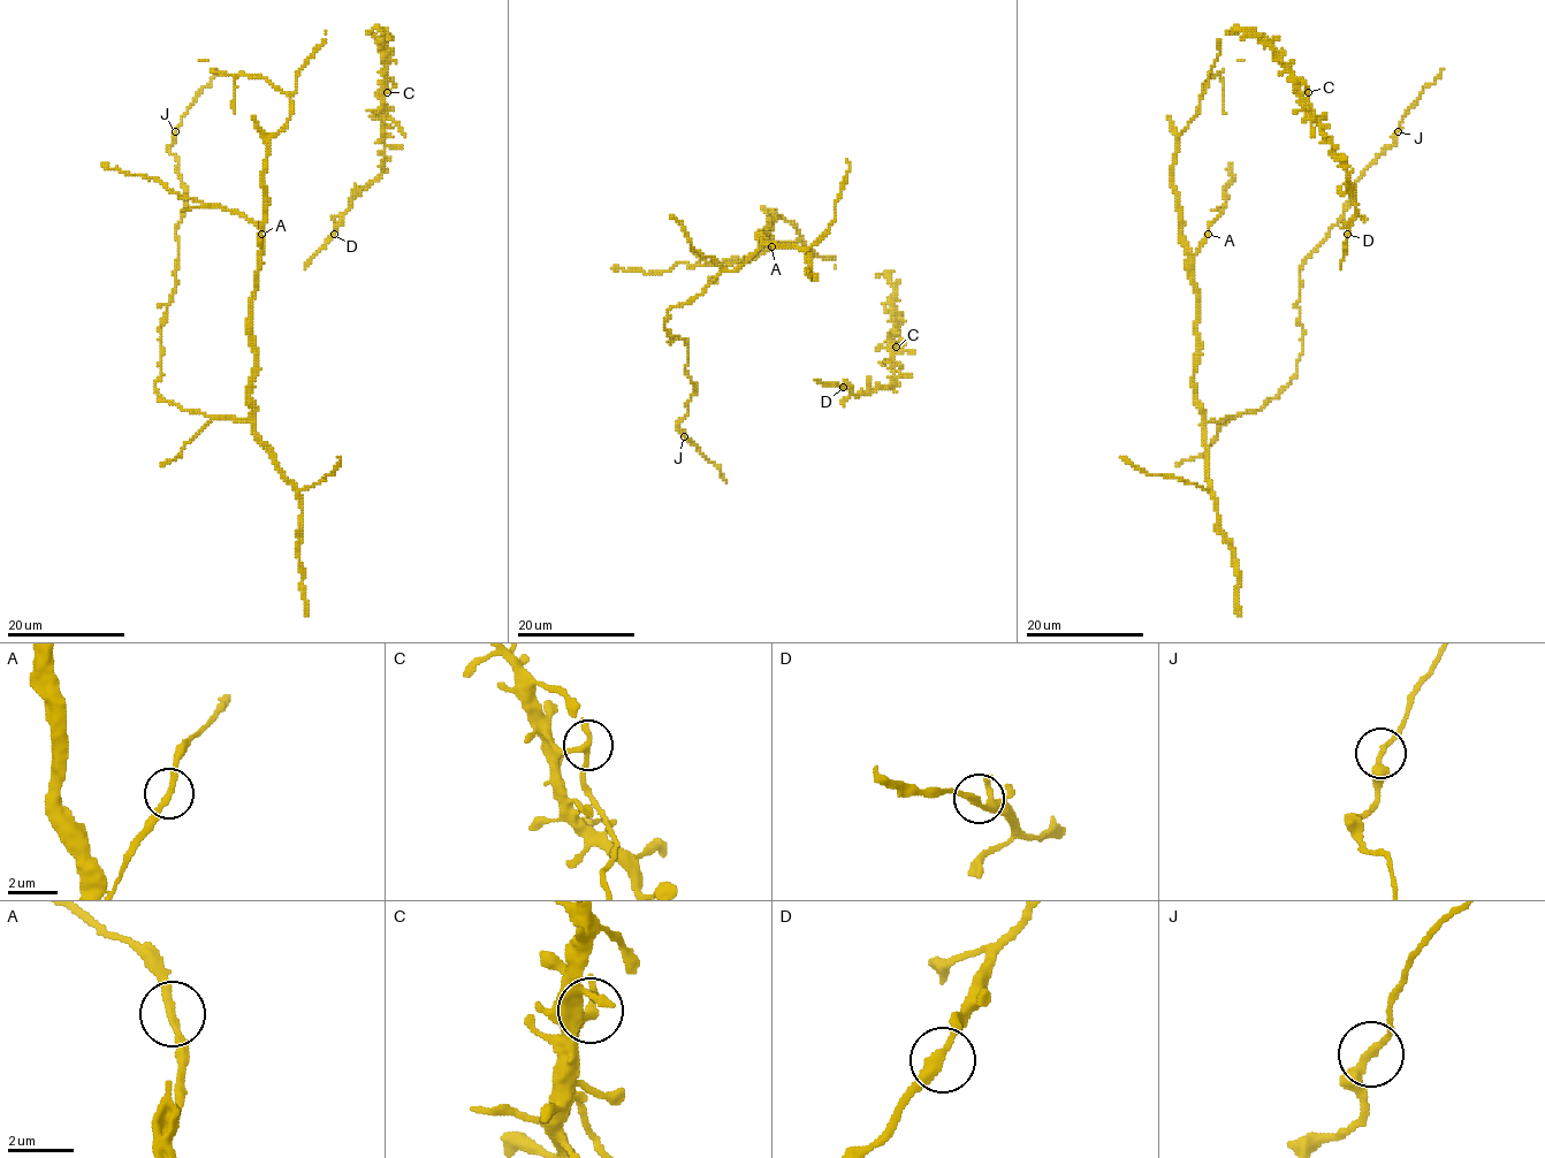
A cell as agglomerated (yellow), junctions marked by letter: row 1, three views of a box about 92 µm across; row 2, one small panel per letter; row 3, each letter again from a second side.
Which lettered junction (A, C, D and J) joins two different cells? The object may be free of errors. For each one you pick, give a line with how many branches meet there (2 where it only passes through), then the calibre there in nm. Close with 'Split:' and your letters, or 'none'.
C: branches 2; calibre 240 nm
Split: C

